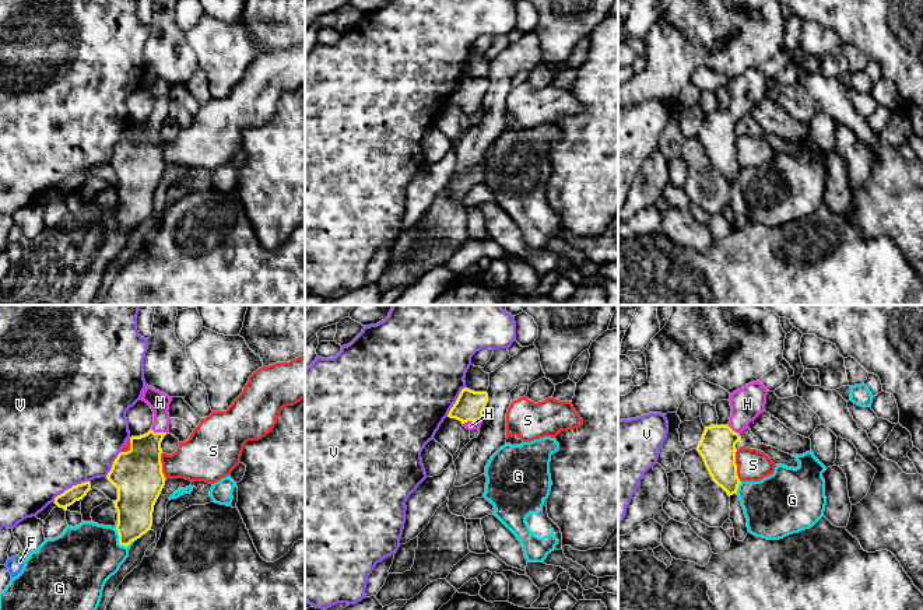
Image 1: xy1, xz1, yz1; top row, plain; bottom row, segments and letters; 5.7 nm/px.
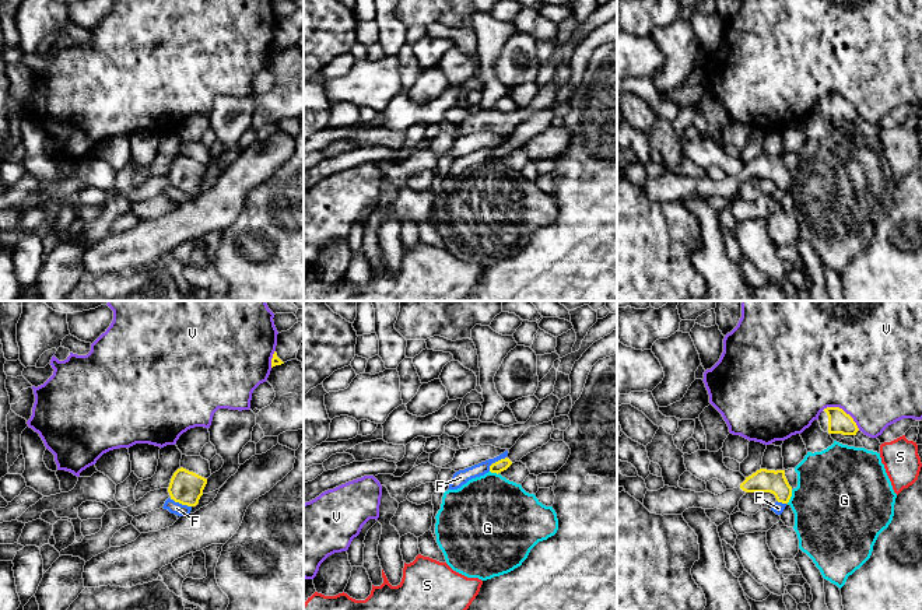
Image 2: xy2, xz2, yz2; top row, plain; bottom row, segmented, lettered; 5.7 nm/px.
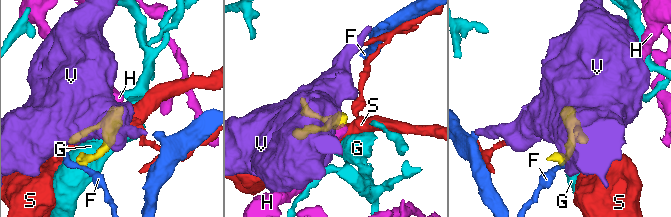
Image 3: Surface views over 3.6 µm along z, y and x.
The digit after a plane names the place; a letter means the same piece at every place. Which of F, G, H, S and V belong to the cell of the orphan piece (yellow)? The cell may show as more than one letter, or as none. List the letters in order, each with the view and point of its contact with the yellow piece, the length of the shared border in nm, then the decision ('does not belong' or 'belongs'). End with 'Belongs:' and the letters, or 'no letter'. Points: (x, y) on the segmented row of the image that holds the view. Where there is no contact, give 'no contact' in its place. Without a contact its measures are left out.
F: xy2 (181, 502) | 140 nm | does not belong
G: xy1 (119, 543) | 150 nm | does not belong
H: xz1 (471, 420) | 120 nm | belongs
S: yz1 (736, 466) | 190 nm | does not belong
V: yz2 (842, 410) | 240 nm | does not belong
Belongs: H

